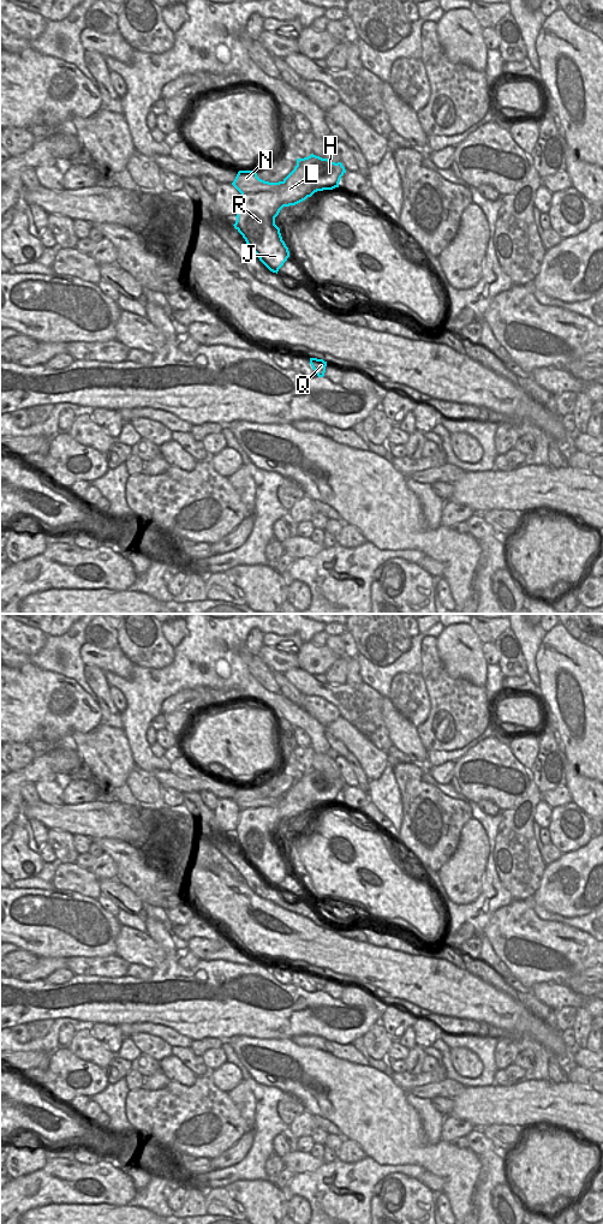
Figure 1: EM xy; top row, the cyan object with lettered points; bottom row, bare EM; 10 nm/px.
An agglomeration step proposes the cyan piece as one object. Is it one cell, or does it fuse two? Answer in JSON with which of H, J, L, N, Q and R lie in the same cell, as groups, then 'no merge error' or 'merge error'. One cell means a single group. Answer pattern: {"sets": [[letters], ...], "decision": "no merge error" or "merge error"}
{"sets": [["H", "N"], ["J", "L", "Q", "R"]], "decision": "merge error"}

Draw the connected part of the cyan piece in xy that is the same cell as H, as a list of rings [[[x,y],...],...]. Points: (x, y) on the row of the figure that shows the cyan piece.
[[[311,154],[297,159],[295,174],[302,178],[300,187],[310,187],[314,192],[339,187],[341,177],[346,173],[341,162],[332,162]]]

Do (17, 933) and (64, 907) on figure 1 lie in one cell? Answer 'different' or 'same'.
same

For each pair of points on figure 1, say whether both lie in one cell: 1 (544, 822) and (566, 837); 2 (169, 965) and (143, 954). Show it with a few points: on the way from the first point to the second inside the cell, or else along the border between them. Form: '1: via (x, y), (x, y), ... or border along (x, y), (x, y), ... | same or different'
1: border along (551, 808), (551, 819), (547, 827) | different
2: border along (150, 937), (165, 950), (165, 960), (155, 969) | different

